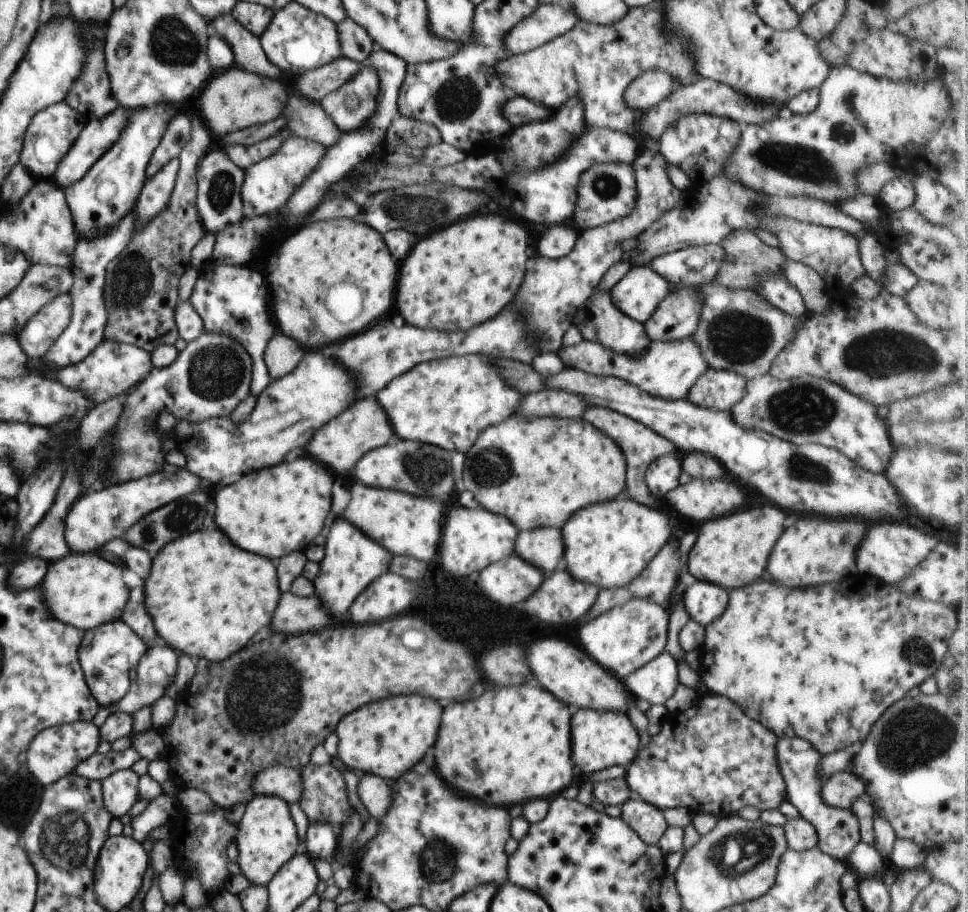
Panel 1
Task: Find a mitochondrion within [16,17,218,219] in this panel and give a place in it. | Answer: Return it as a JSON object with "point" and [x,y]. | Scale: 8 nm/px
{"point":[49,48]}

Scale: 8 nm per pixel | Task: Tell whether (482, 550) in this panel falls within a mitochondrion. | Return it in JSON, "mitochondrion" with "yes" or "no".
{"mitochondrion":"no"}

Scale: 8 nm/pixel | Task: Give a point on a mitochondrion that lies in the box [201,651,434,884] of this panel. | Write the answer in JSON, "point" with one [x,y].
{"point":[278,682]}

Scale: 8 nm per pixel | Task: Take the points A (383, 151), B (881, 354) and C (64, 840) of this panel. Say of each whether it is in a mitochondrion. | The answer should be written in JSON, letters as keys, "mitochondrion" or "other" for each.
{"A":"other","B":"mitochondrion","C":"mitochondrion"}

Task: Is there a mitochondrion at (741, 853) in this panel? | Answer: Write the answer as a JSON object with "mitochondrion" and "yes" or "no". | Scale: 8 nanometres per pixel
{"mitochondrion":"yes"}

